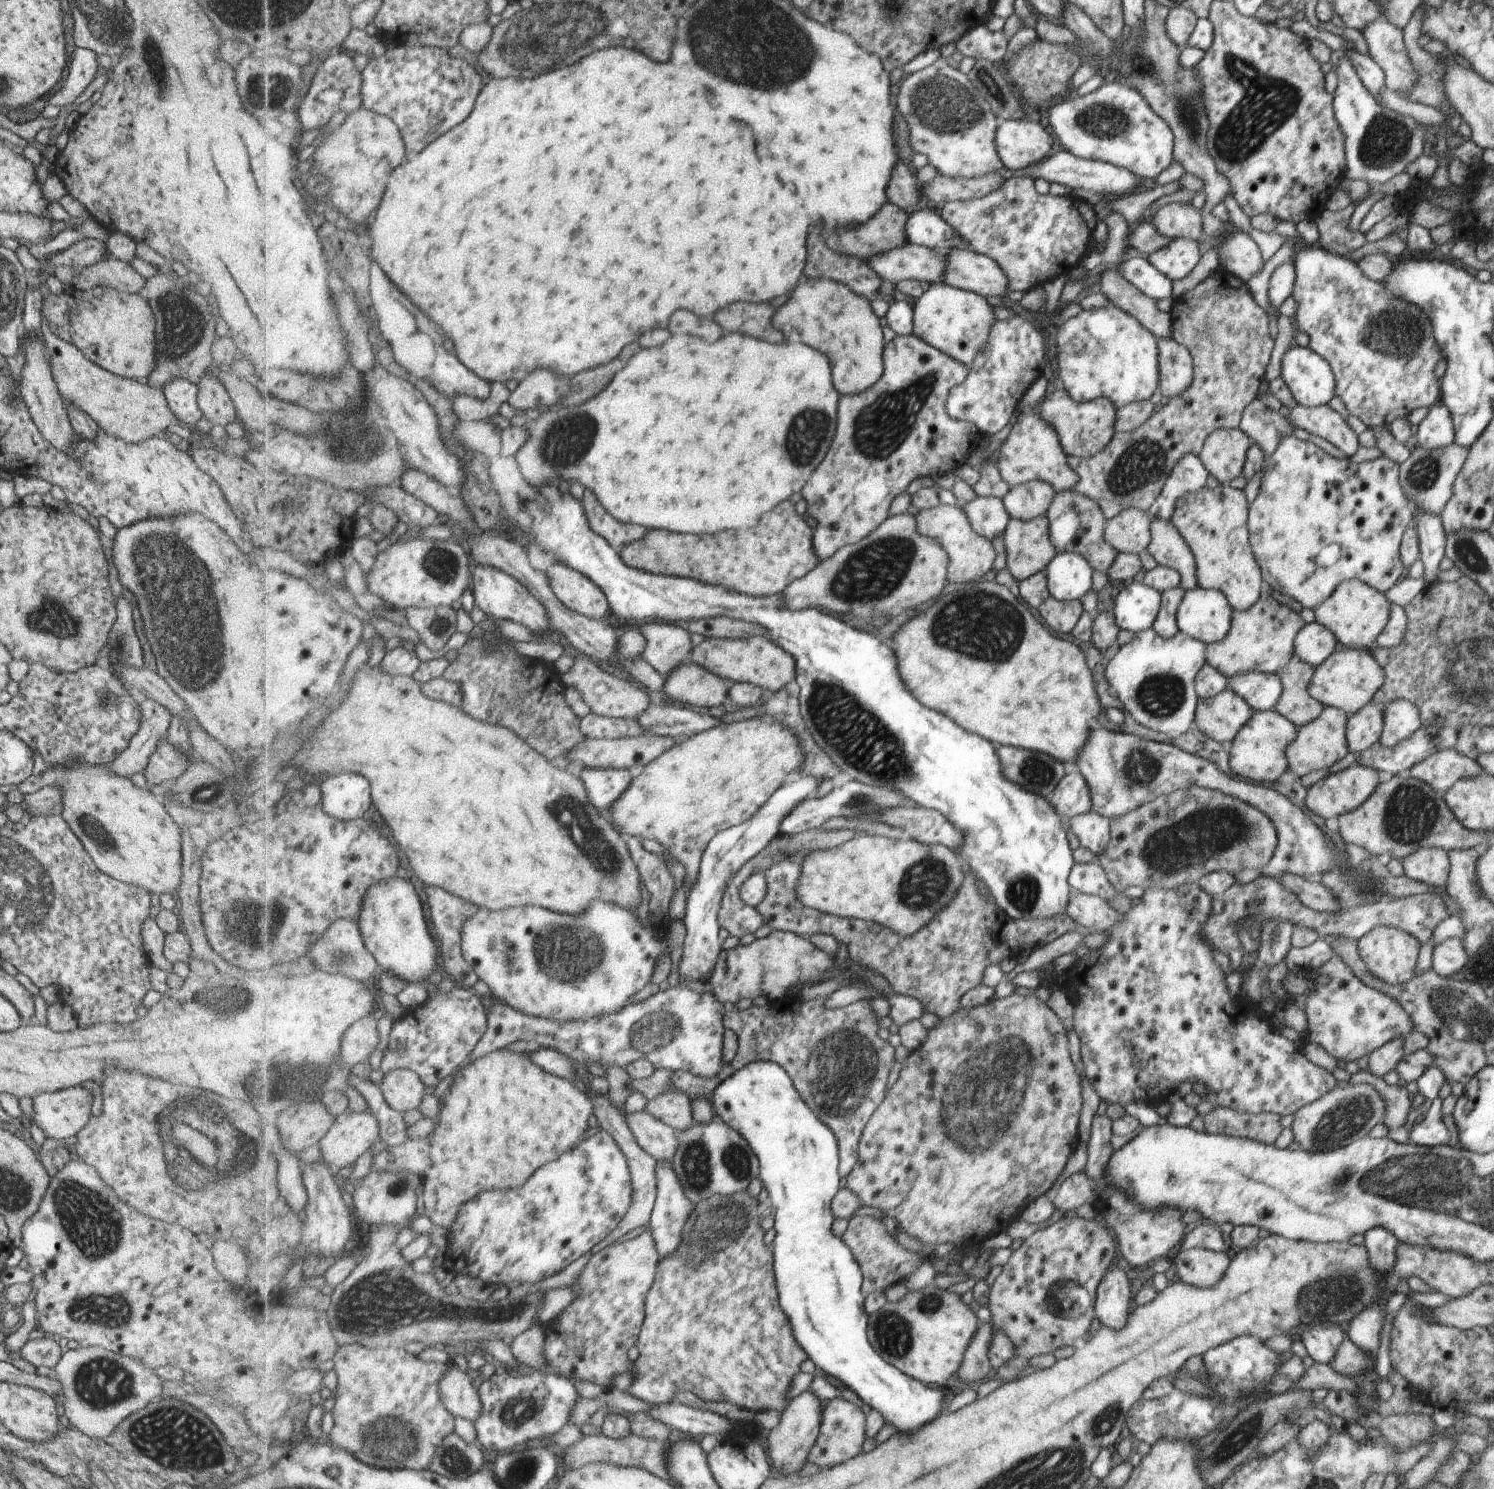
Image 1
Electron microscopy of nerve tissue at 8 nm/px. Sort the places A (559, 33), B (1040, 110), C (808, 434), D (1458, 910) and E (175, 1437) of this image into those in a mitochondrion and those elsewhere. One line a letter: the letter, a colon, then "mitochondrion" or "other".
A: mitochondrion
B: other
C: mitochondrion
D: other
E: mitochondrion

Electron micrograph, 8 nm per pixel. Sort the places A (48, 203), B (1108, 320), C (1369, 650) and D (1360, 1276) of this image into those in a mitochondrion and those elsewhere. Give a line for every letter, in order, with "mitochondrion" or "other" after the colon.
A: other
B: other
C: other
D: mitochondrion

